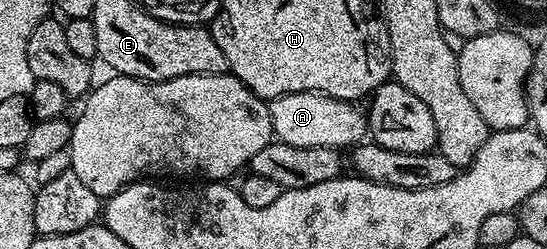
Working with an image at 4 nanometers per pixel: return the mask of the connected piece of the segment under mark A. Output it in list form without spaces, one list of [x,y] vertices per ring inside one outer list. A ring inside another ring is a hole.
[[[288,93],[272,98],[268,106],[273,136],[283,145],[327,147],[341,151],[344,145],[356,146],[364,138],[361,136],[367,133],[366,114],[362,110],[360,113],[354,102],[326,97],[323,93]]]

